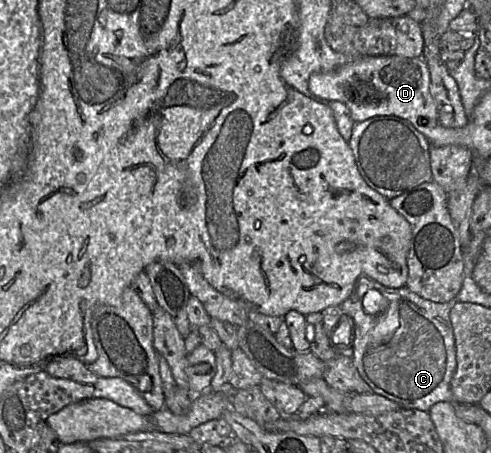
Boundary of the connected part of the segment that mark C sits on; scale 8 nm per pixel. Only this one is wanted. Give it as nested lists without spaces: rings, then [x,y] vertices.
[[[367,277],[356,281],[352,294],[339,307],[354,321],[348,354],[372,393],[397,403],[401,409],[428,412],[435,403],[454,403],[450,382],[457,361],[449,319],[454,303],[436,303],[406,287],[386,287]]]

